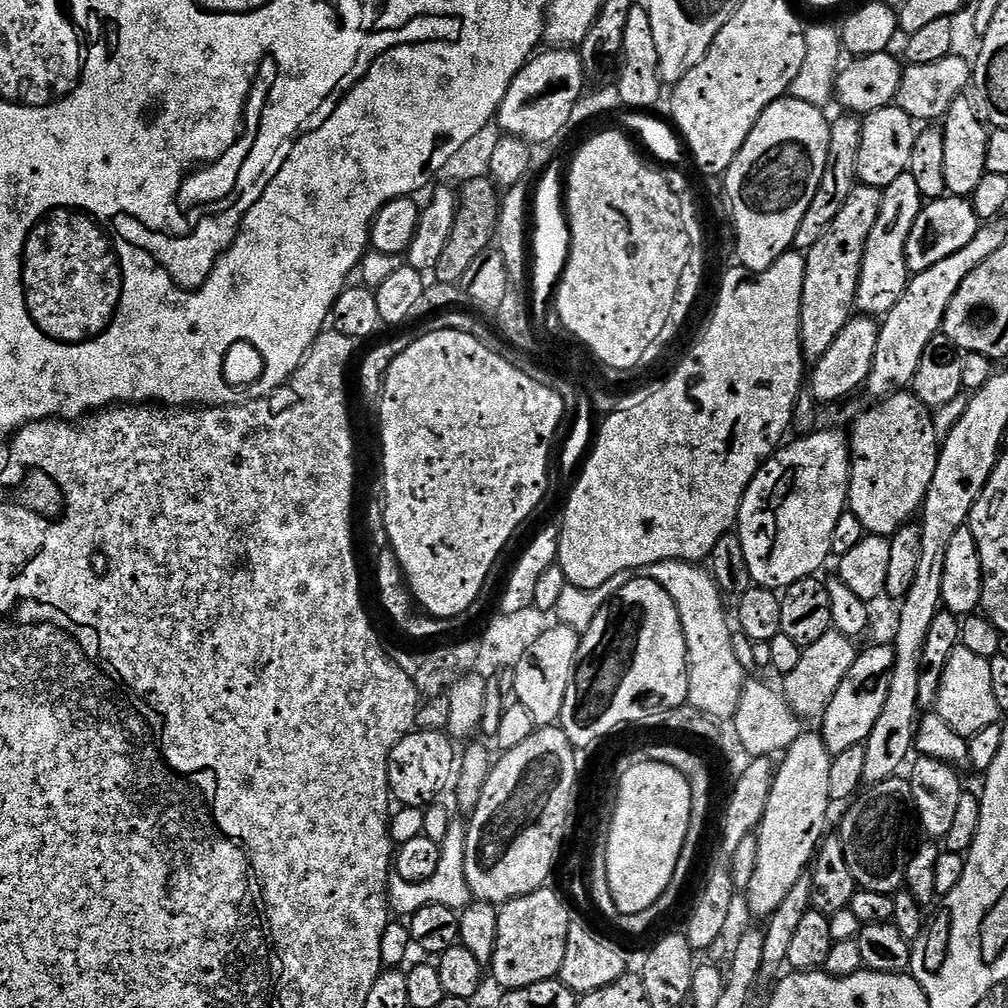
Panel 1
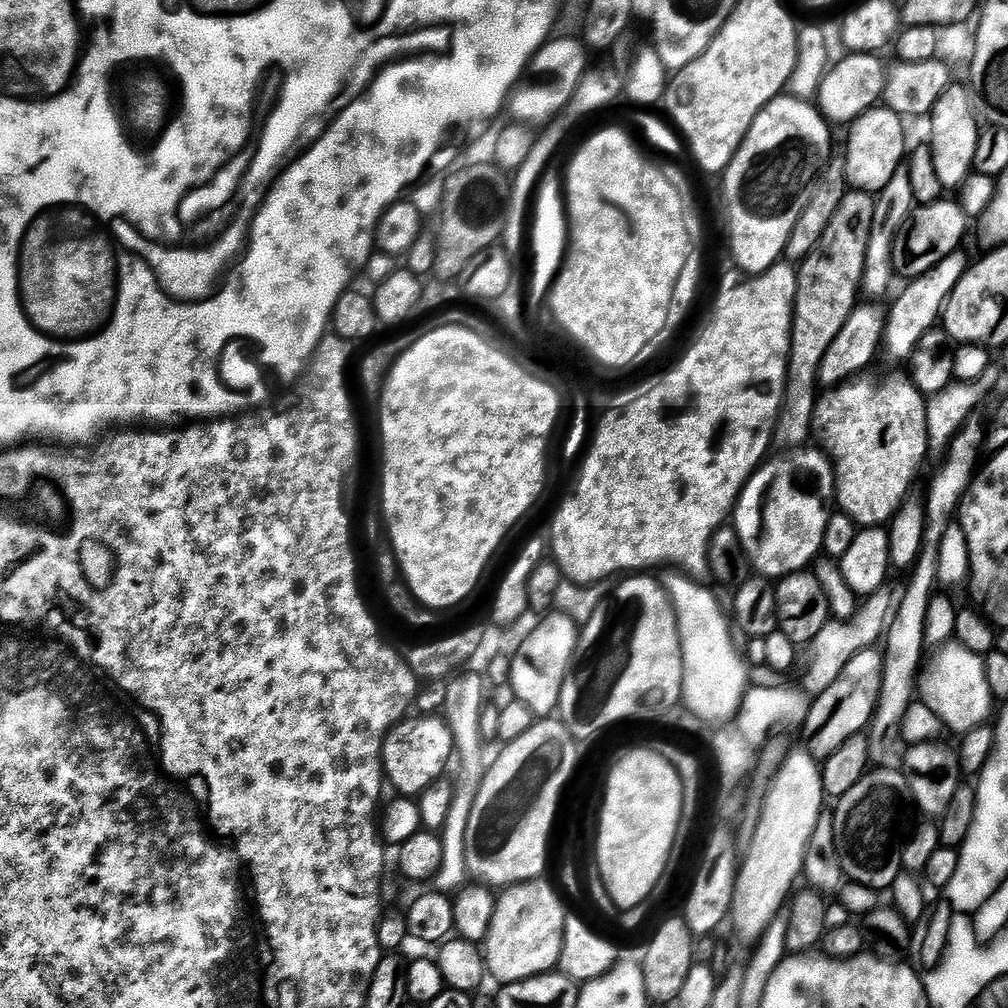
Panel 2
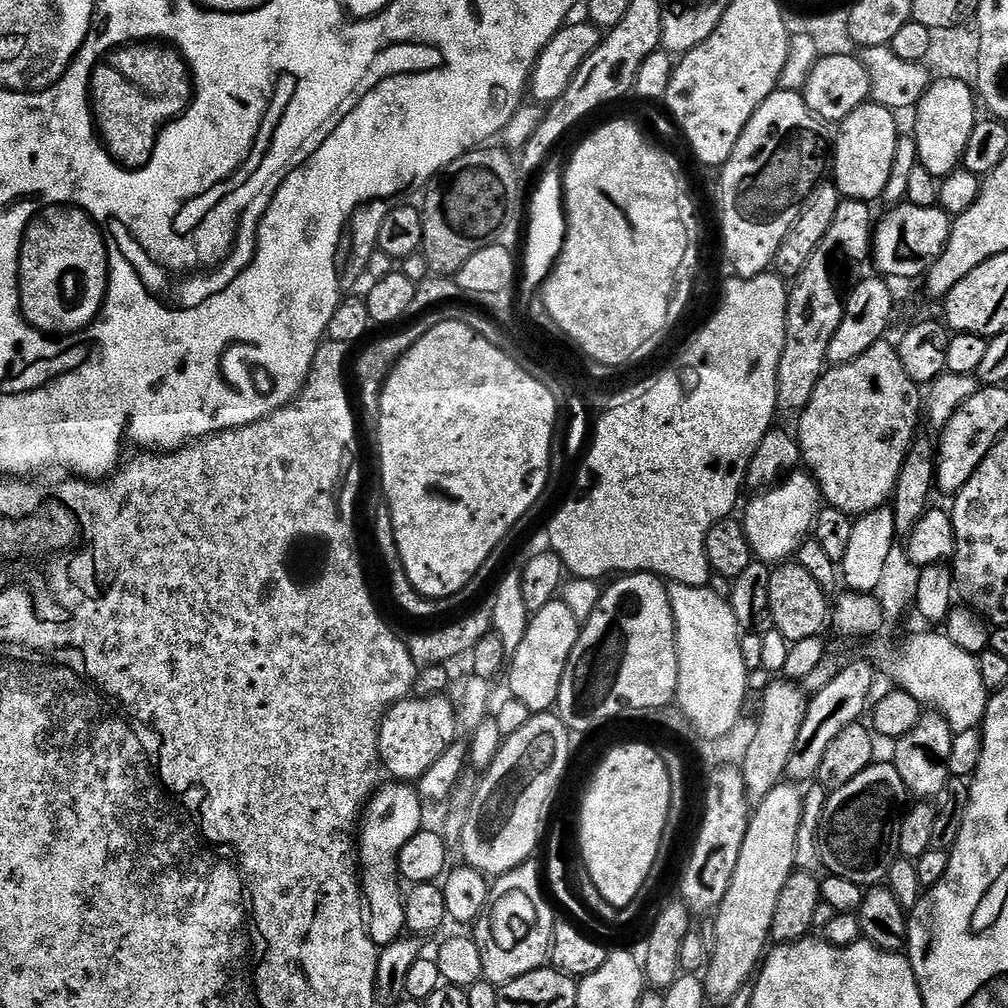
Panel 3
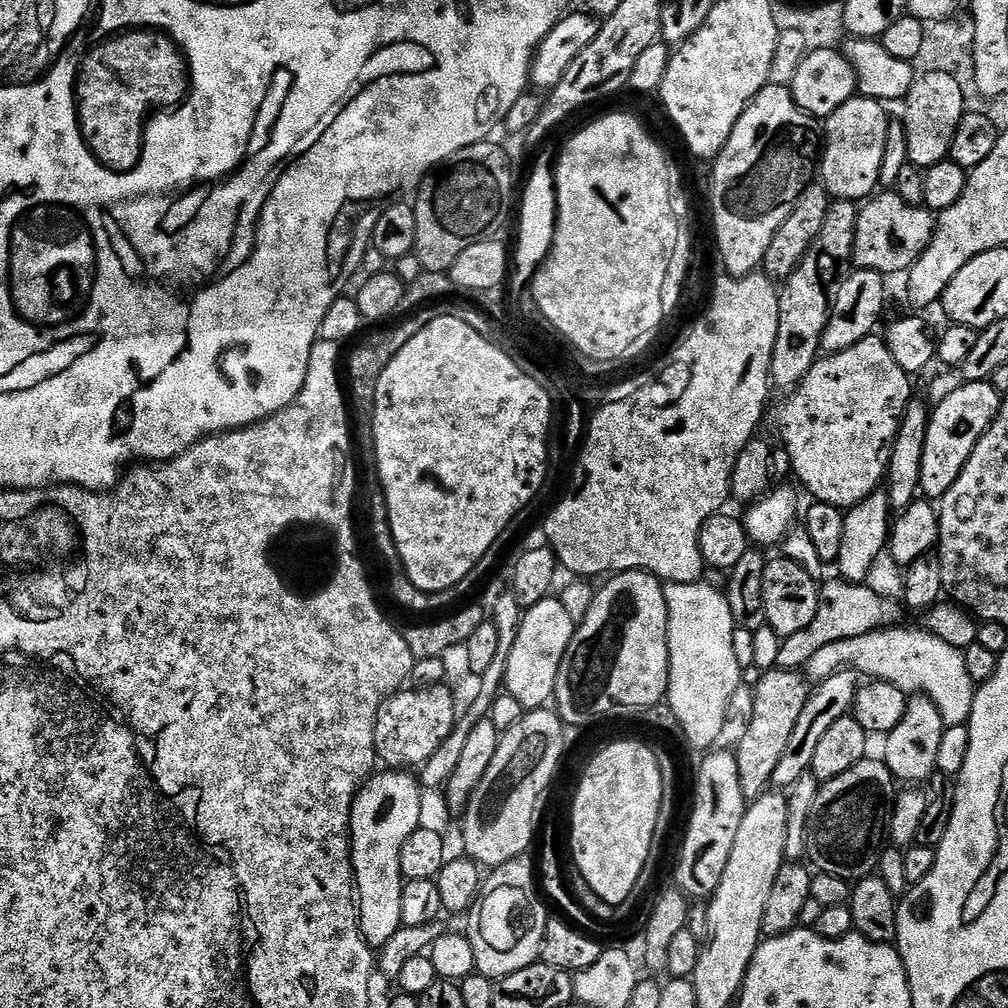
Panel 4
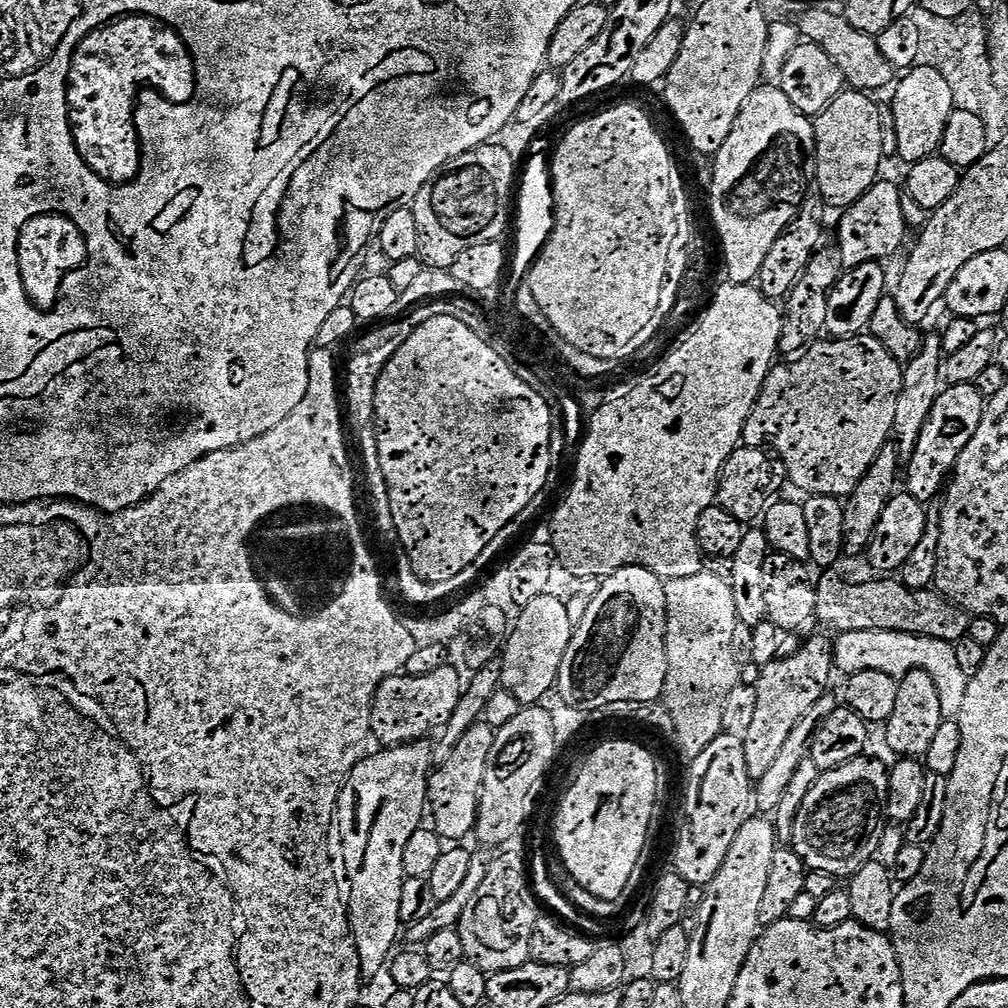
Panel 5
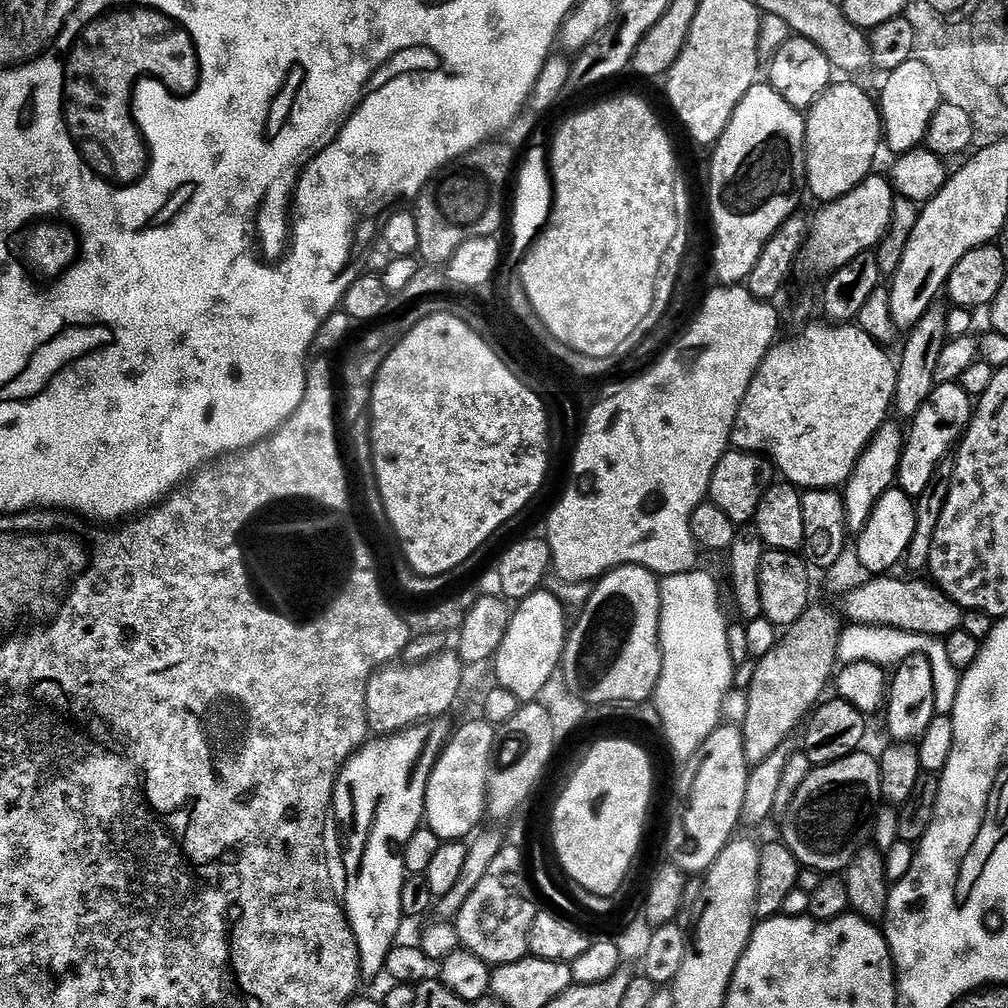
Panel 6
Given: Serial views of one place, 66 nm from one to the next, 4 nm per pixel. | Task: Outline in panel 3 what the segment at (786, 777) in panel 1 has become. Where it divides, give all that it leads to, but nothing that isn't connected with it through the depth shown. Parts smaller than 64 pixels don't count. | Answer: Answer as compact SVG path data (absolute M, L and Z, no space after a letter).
M782 782L766 794L761 804L755 805L729 890L715 909L716 944L711 945L711 960L702 980L707 995L713 1001L732 1001L741 988L753 979L769 947L775 906L787 879L797 867L798 845L802 840L800 823L804 820L804 800L794 785Z

